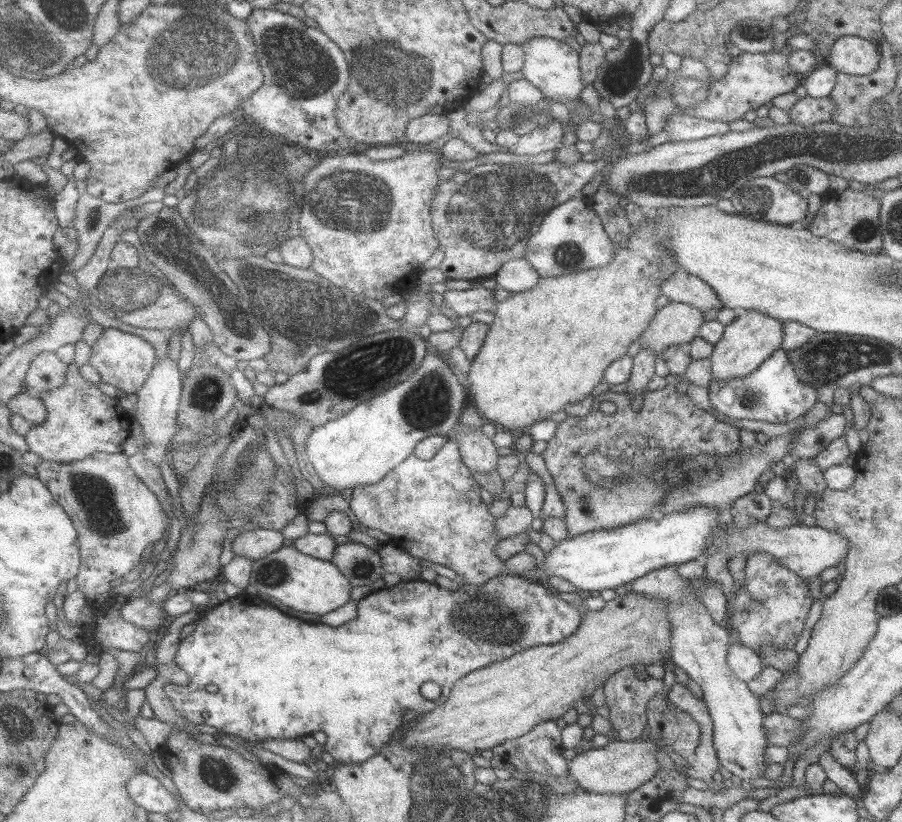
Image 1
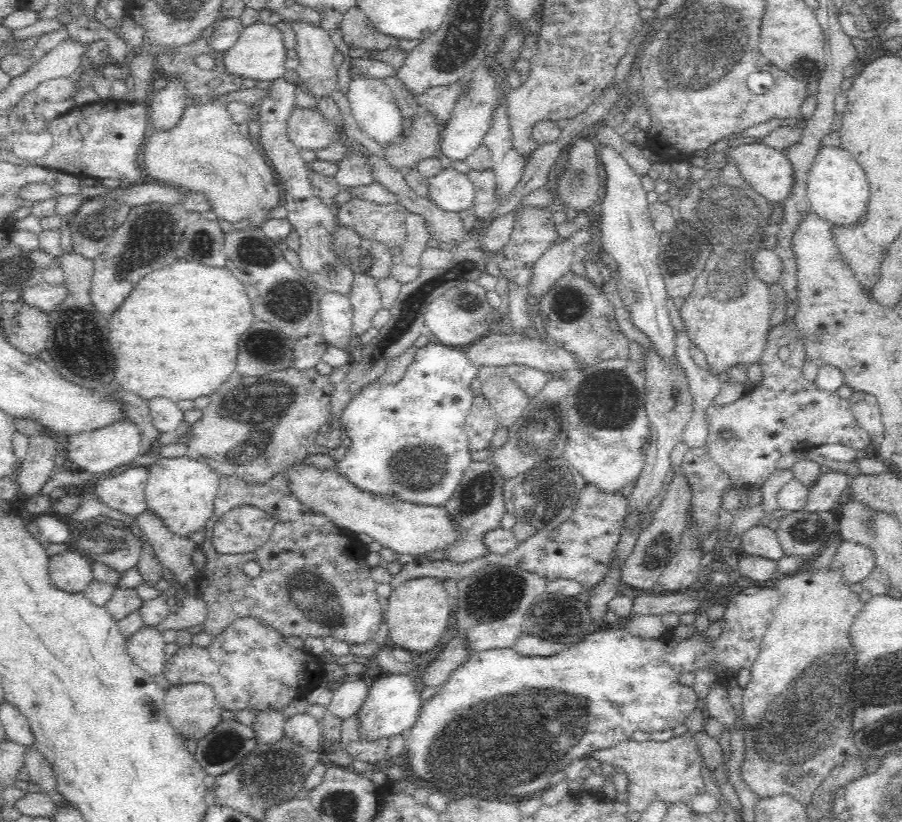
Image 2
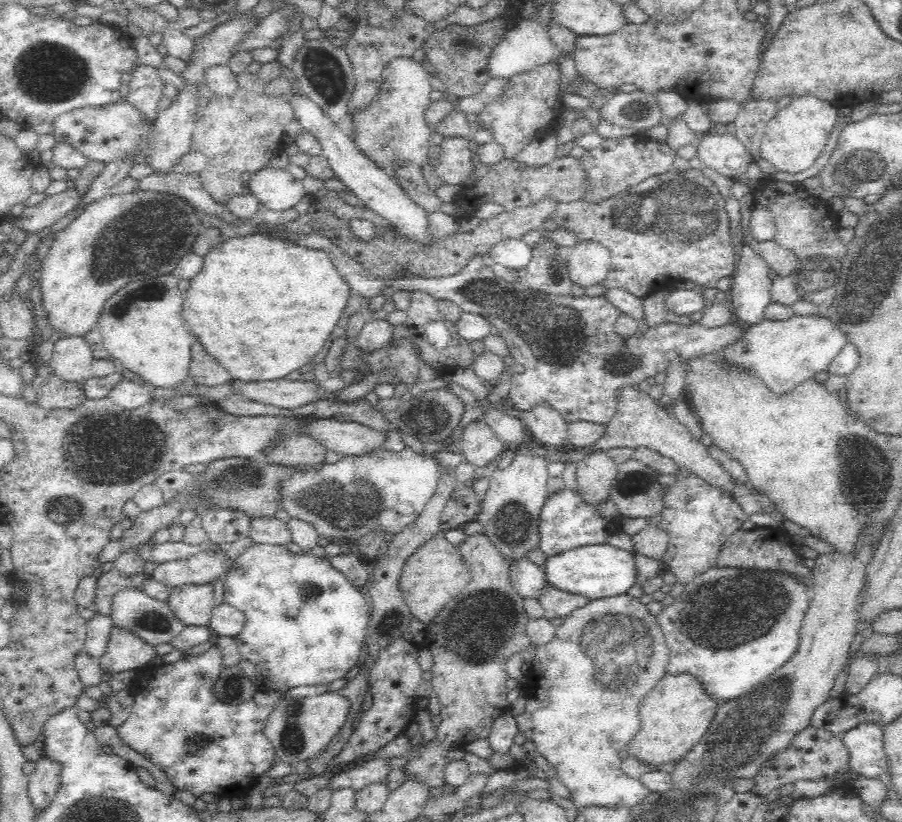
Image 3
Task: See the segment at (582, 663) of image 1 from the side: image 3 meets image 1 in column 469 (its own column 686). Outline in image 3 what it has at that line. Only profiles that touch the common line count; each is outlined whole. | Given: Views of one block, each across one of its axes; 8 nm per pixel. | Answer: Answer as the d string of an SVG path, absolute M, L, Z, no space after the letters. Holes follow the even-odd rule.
M666 674L638 702L639 729L626 744L626 750L646 763L646 767L680 760L706 734L719 705L704 694L702 685L694 676Z

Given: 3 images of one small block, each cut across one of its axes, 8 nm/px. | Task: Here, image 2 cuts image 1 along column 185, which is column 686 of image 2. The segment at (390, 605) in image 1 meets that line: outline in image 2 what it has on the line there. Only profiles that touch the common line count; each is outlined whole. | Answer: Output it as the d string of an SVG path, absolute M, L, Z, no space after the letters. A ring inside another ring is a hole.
M753 586L741 589L737 592L737 595L732 595L730 600L725 603L723 622L721 623L722 631L719 637L714 640L710 640L706 634L701 636L697 633L689 637L677 637L670 633L671 629L660 638L642 639L632 636L621 626L608 625L607 627L597 628L596 631L586 635L581 641L574 643L574 646L570 646L570 648L566 648L566 650L562 650L554 656L520 656L513 648L501 648L469 654L468 660L455 668L454 672L451 672L450 676L446 678L444 684L436 687L434 696L423 702L418 720L404 735L404 750L398 764L417 783L426 784L428 787L442 791L450 797L468 796L482 797L488 800L492 798L494 800L496 796L523 796L528 798L532 795L542 794L546 788L550 788L550 785L552 785L550 784L552 774L557 770L564 770L565 766L568 766L576 758L589 757L591 752L604 750L618 744L618 742L622 742L624 739L630 739L632 732L636 732L636 730L643 730L652 734L658 731L672 730L676 726L684 724L686 718L690 716L690 712L700 703L692 686L680 683L678 676L681 673L695 673L699 669L705 668L714 674L718 674L718 670L720 670L722 673L730 673L730 676L733 677L733 673L743 668L750 669L754 664L754 660L758 658L764 632L770 626L770 620L774 616L778 602L779 592L775 587Z

